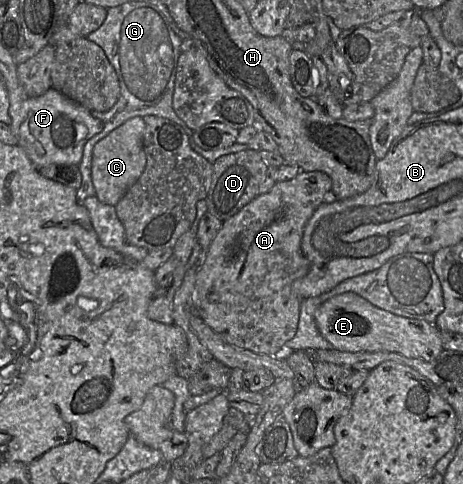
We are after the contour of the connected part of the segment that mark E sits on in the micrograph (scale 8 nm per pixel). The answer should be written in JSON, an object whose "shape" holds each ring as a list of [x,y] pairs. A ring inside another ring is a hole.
{"shape":[[[354,292],[337,294],[315,312],[316,325],[334,349],[343,352],[394,352],[407,358],[434,360],[444,349],[440,330],[425,320],[395,315]]]}

